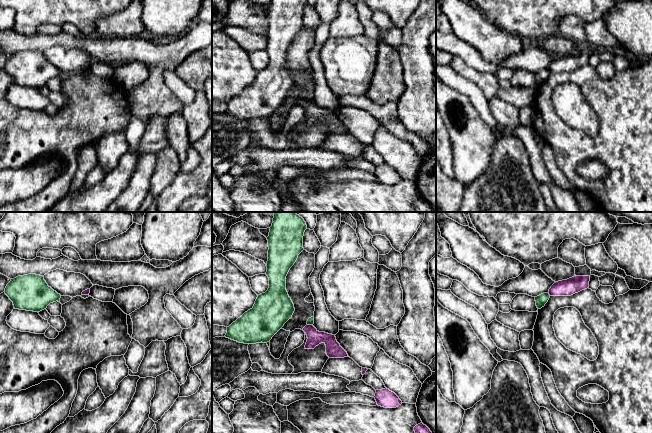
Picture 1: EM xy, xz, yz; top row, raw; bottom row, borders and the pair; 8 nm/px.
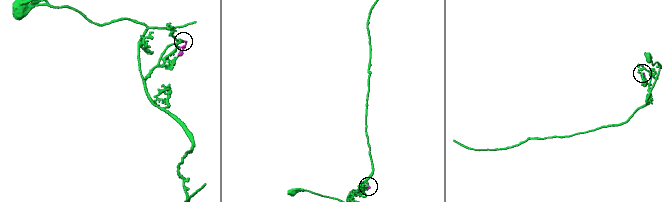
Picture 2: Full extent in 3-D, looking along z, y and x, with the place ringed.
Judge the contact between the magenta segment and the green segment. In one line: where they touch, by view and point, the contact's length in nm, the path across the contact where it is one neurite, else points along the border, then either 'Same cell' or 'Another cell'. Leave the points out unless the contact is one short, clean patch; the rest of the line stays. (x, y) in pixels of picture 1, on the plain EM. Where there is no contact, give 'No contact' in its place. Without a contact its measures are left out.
Touches magenta at yz (549, 70). Shared border 40 nm. Boundary: yz (548, 68), (550, 71). Another cell

